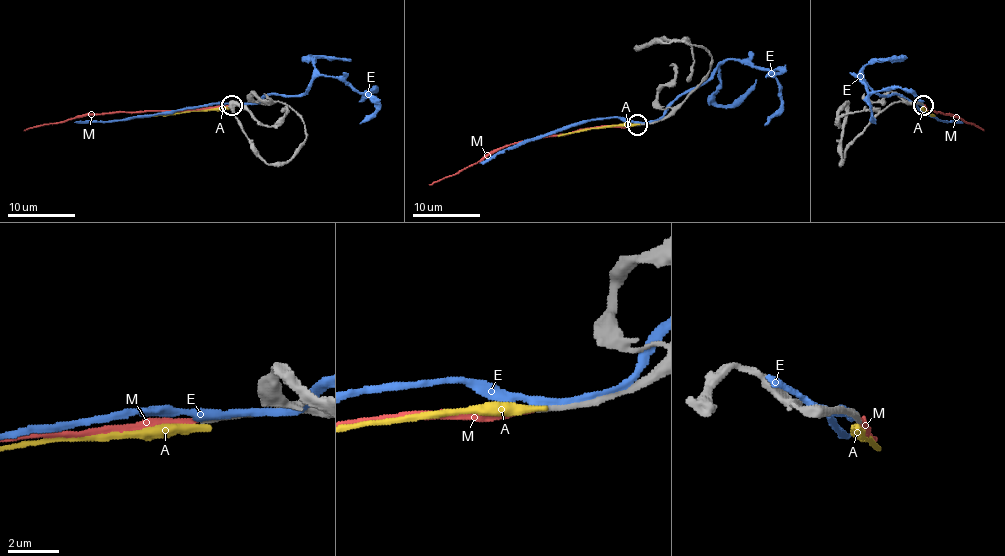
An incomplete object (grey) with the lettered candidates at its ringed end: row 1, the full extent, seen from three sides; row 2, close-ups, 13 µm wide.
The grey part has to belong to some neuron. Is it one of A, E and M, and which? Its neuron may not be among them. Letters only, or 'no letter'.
M

